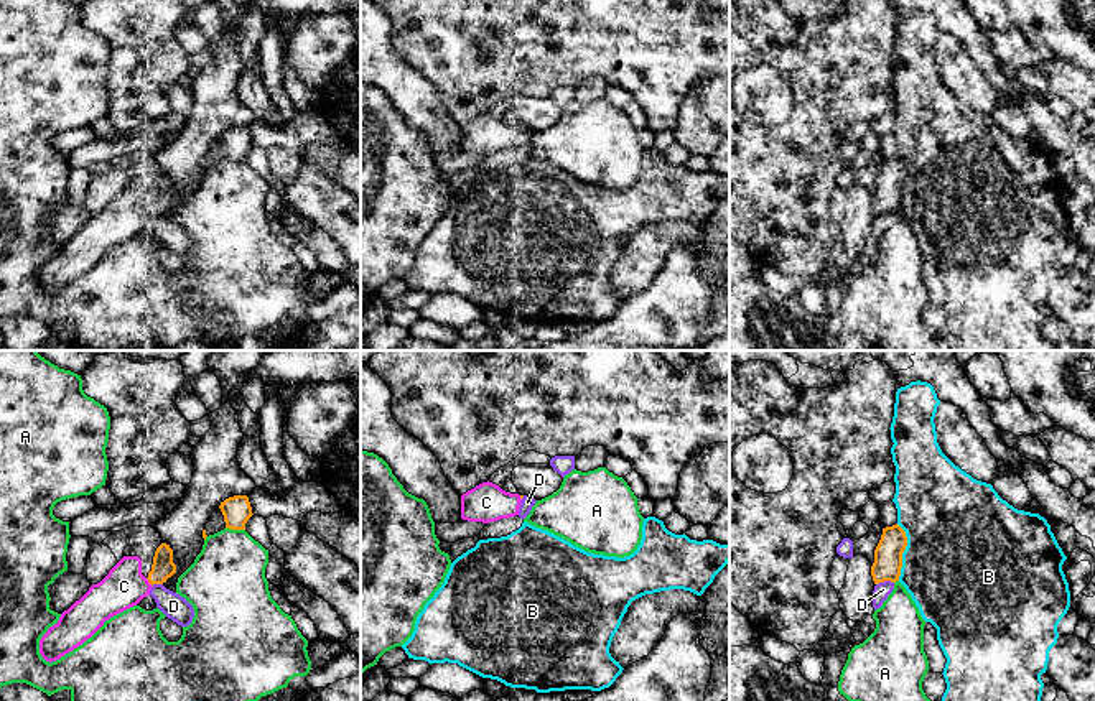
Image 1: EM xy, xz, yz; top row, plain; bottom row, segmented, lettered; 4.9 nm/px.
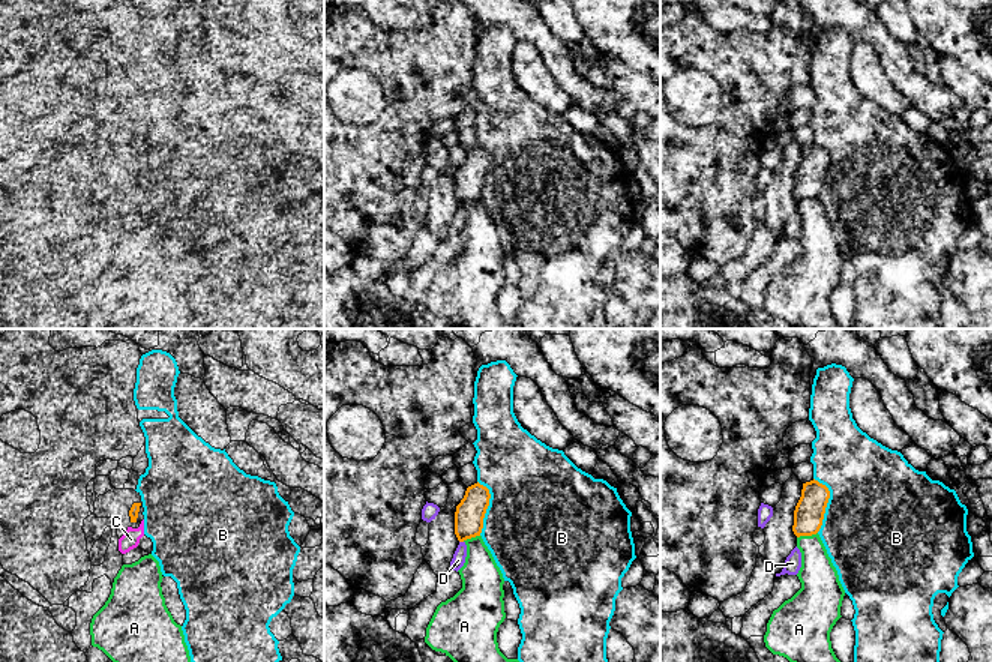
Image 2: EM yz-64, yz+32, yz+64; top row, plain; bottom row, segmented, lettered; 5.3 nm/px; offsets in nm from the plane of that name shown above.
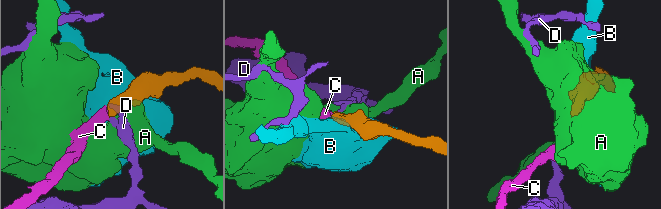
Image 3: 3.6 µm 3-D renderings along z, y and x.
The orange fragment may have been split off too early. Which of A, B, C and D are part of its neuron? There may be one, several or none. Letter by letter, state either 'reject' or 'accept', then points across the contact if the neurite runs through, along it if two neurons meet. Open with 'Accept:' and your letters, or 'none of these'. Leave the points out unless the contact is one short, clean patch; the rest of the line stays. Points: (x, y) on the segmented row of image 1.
Accept: C
A: reject
B: reject
C: accept
D: reject

